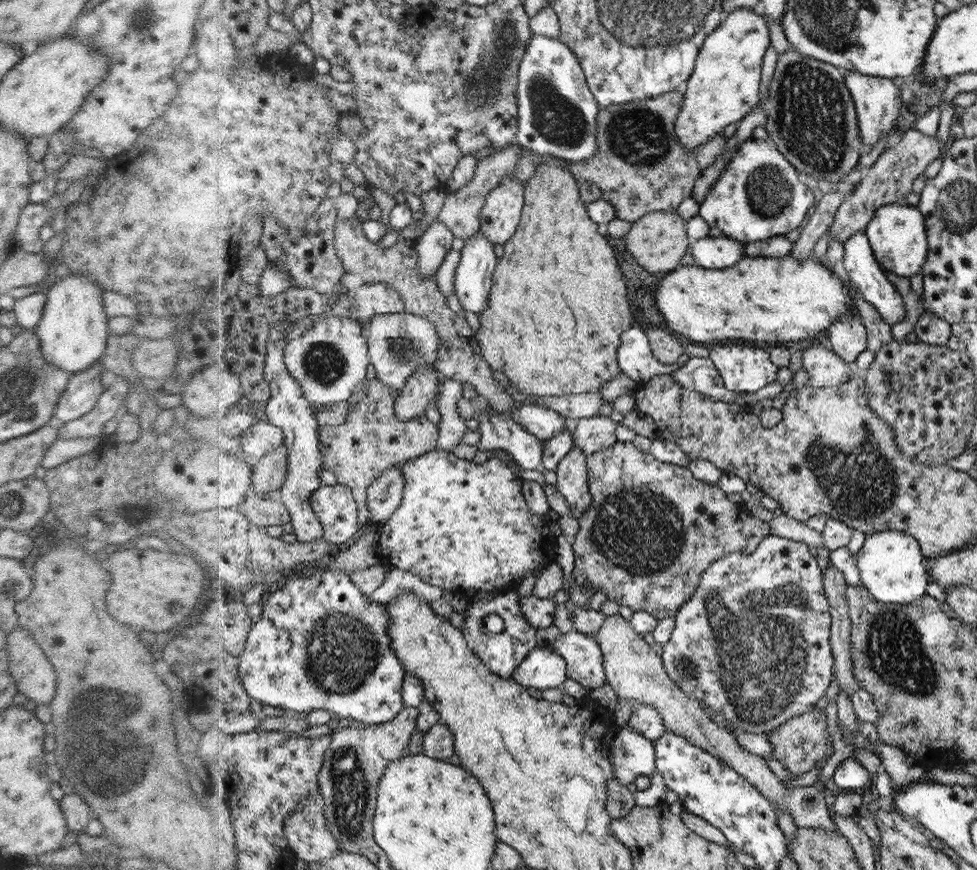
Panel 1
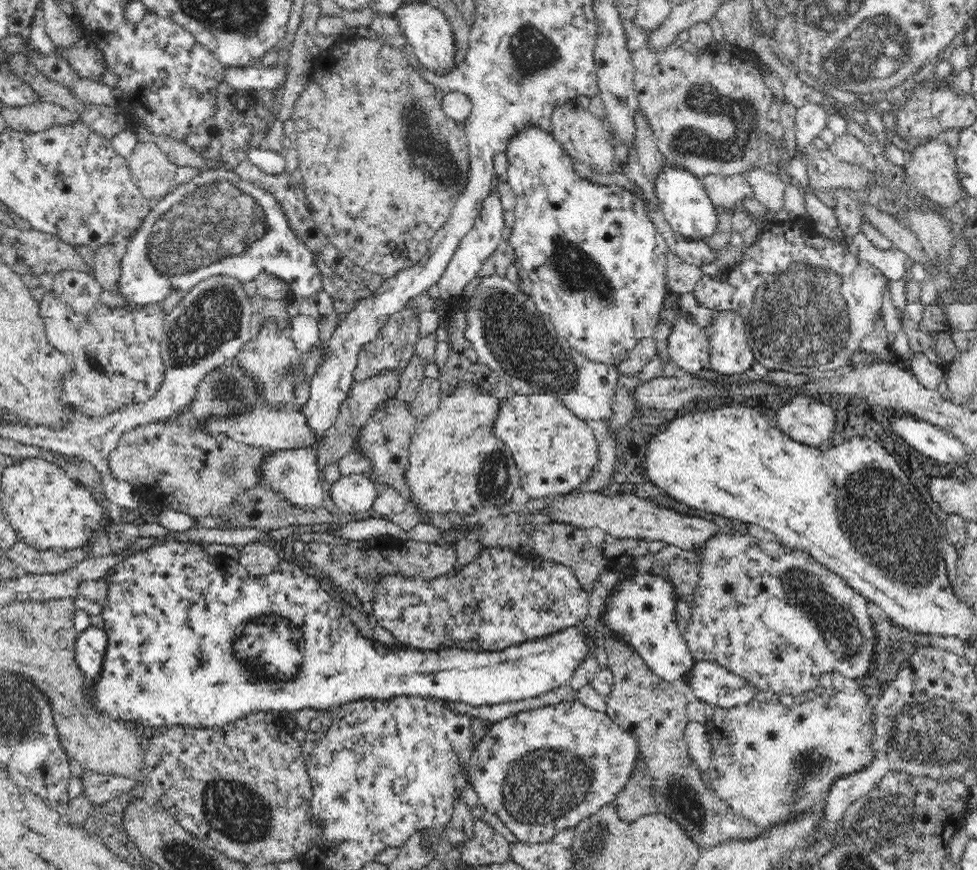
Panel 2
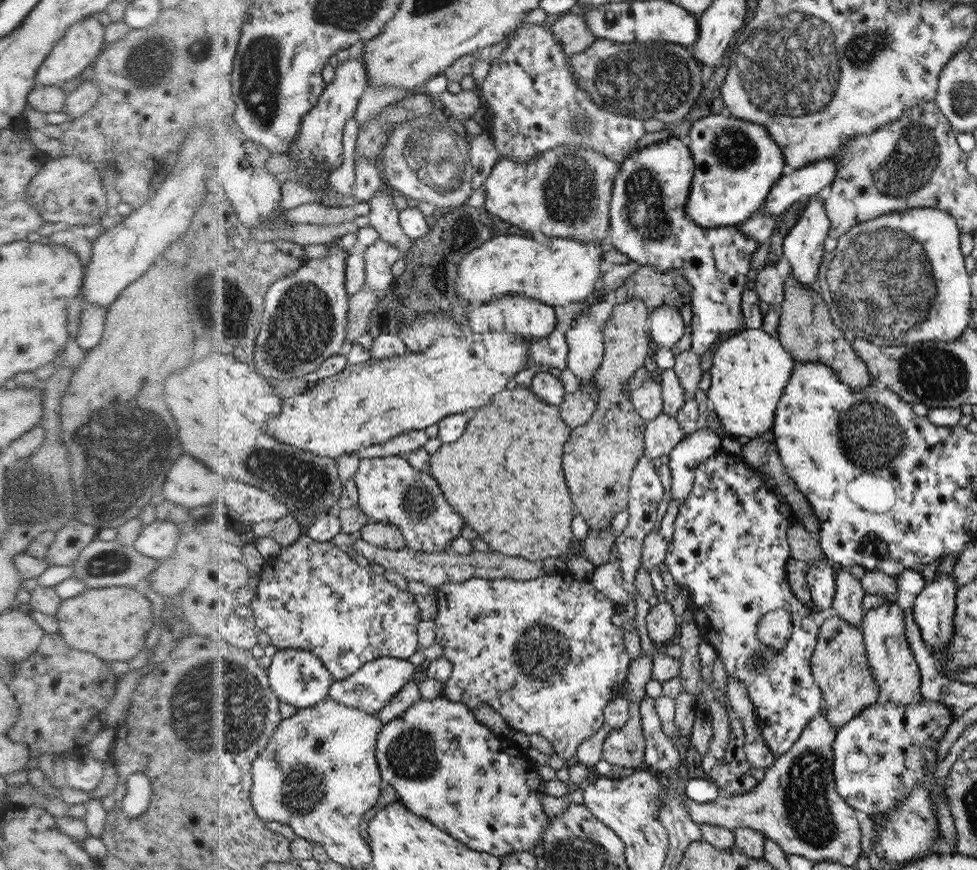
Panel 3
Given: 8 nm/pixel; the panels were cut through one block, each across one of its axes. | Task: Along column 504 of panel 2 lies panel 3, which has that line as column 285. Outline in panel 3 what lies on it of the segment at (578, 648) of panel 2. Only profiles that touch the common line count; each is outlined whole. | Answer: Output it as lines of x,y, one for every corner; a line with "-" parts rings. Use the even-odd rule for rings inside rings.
297,648
279,650
273,658
269,675
281,700
293,704
298,709
310,708
325,701
336,682
329,667
317,654

